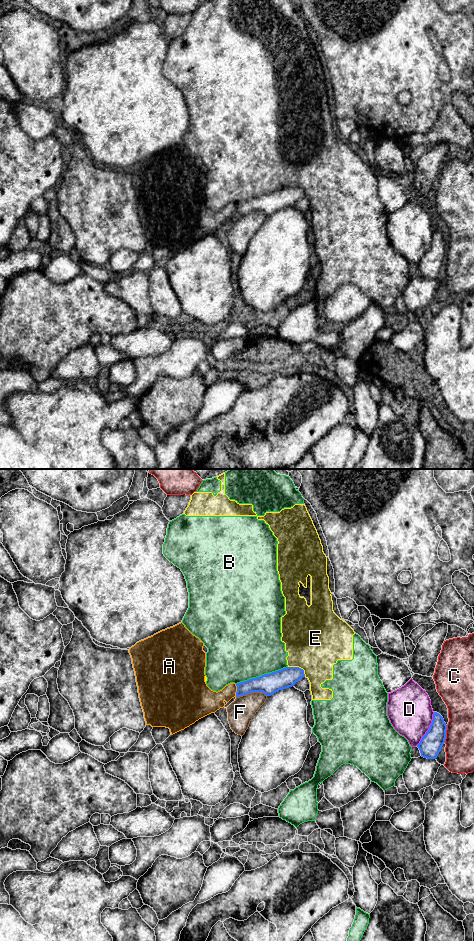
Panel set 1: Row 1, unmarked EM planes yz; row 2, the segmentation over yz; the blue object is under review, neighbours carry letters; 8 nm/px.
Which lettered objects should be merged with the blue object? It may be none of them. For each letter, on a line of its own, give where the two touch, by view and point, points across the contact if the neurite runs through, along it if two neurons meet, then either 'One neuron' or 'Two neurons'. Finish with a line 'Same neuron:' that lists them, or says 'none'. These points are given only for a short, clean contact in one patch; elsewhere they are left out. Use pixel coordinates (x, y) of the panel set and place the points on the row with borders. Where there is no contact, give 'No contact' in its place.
A: Touches blue at yz (237, 690). Two neurons
B: Touches blue at yz (262, 675). Two neurons
C: Touches blue at yz (445, 734). Two neurons
D: Touches blue at yz (429, 729). Two neurons
E: Touches blue at yz (298, 667). Two neurons
F: Touches blue at yz (251, 692). Two neurons
Same neuron: none

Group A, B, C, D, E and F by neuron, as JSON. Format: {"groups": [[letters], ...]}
{"groups": [["A"], ["B", "E"], ["C"], ["D"], ["F"]]}

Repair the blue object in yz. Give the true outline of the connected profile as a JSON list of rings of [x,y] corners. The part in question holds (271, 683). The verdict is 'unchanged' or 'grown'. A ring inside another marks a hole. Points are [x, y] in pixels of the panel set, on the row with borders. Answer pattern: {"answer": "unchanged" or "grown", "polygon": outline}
{"answer": "unchanged", "polygon": [[[286,667],[260,677],[237,683],[236,697],[252,692],[263,692],[266,696],[271,696],[279,690],[294,686],[303,677],[305,677],[303,669],[299,667]]]}

